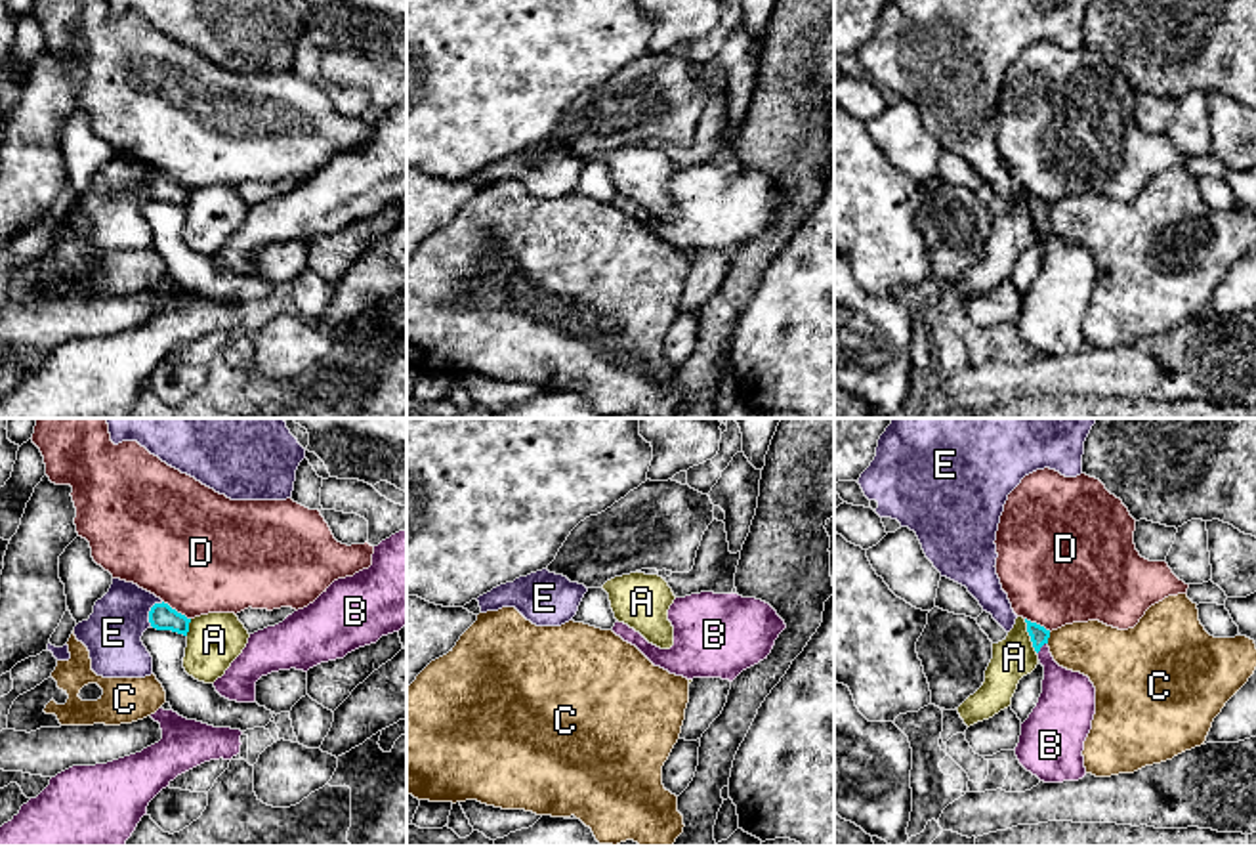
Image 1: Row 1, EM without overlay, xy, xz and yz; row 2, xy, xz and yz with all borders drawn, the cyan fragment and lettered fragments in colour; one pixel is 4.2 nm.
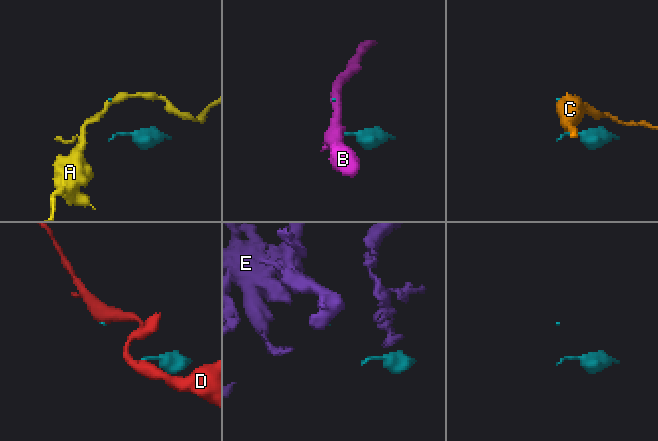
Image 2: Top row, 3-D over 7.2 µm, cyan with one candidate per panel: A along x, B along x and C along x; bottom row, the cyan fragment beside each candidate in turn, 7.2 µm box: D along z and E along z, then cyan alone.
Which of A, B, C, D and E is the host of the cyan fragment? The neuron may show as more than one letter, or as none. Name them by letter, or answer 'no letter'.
B

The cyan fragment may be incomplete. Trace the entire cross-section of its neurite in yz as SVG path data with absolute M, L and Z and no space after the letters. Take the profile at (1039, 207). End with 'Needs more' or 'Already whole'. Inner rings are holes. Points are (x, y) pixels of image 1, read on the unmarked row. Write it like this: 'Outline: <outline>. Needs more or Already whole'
Outline: M1027 191L1025 195L1044 239L1044 252L1036 279L1021 296L1015 328L1044 355L1078 353L1086 348L1082 323L1096 286L1096 260L1088 248L1054 233L1050 202Z. Needs more

